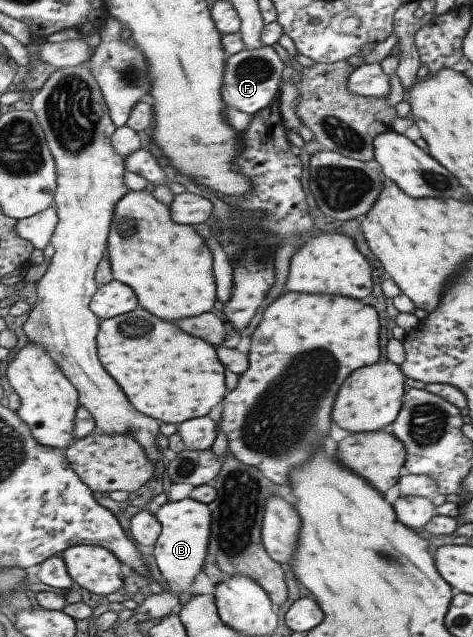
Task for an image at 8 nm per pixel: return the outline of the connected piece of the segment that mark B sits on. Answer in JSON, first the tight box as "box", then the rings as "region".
{"box":[139,497,214,619],"region":[[[190,497],[181,501],[166,502],[155,512],[156,518],[162,523],[162,532],[154,545],[154,557],[158,569],[168,582],[168,590],[159,594],[148,594],[145,602],[139,603],[139,611],[147,613],[150,619],[164,618],[175,612],[179,613],[179,595],[187,591],[197,575],[203,571],[207,556],[210,556],[210,541],[212,540],[212,525],[214,517],[209,505],[195,501]]]}

